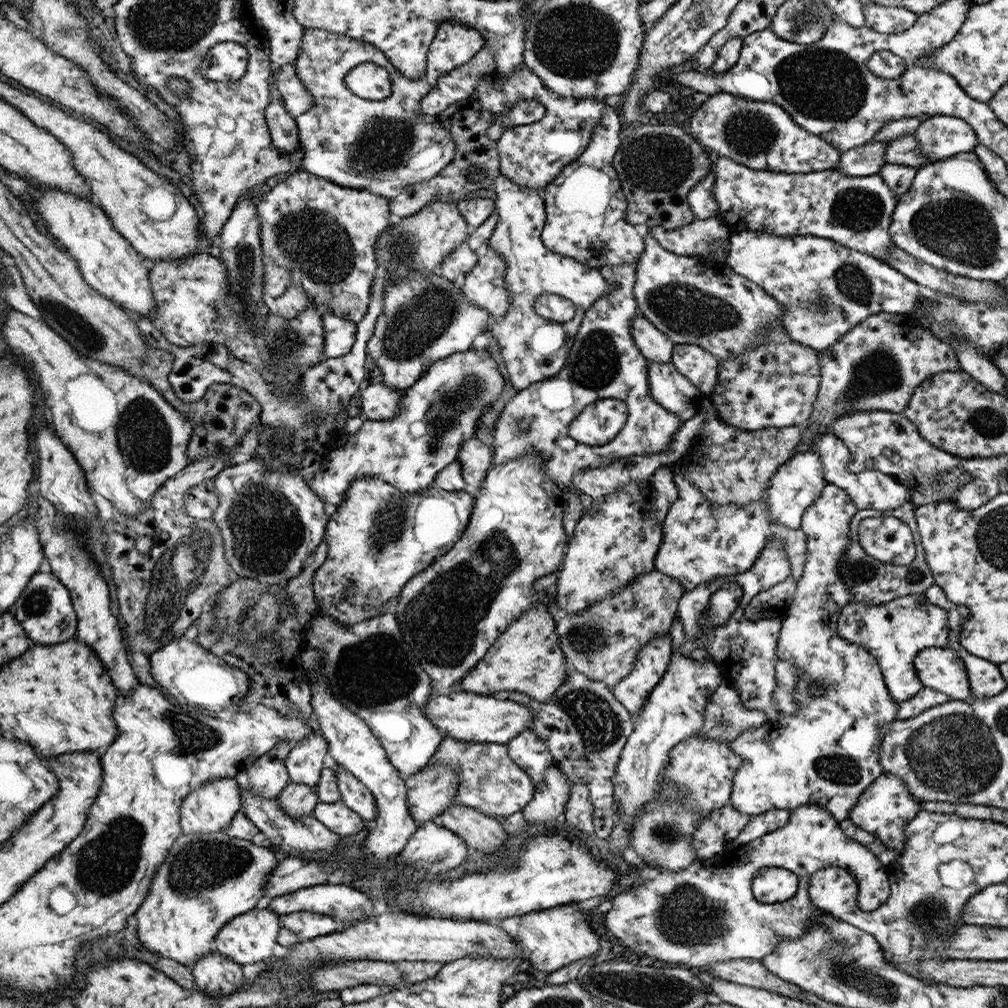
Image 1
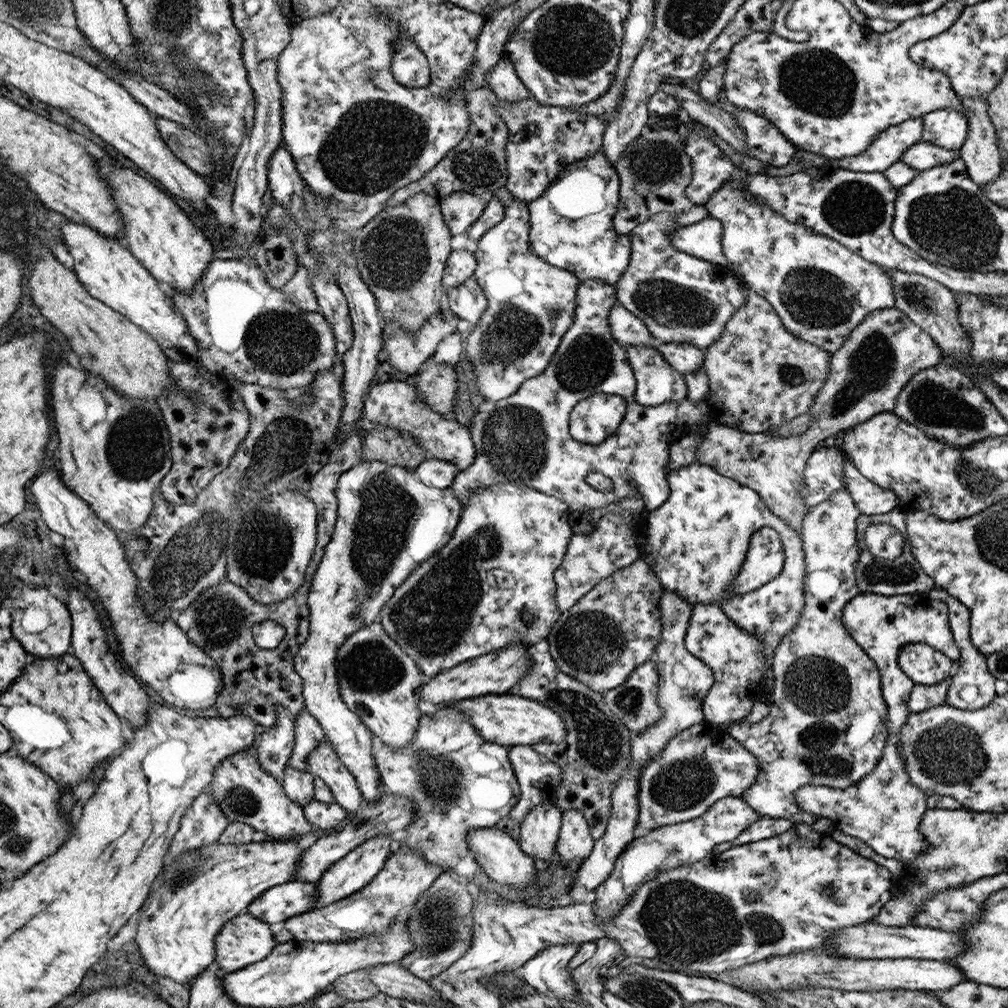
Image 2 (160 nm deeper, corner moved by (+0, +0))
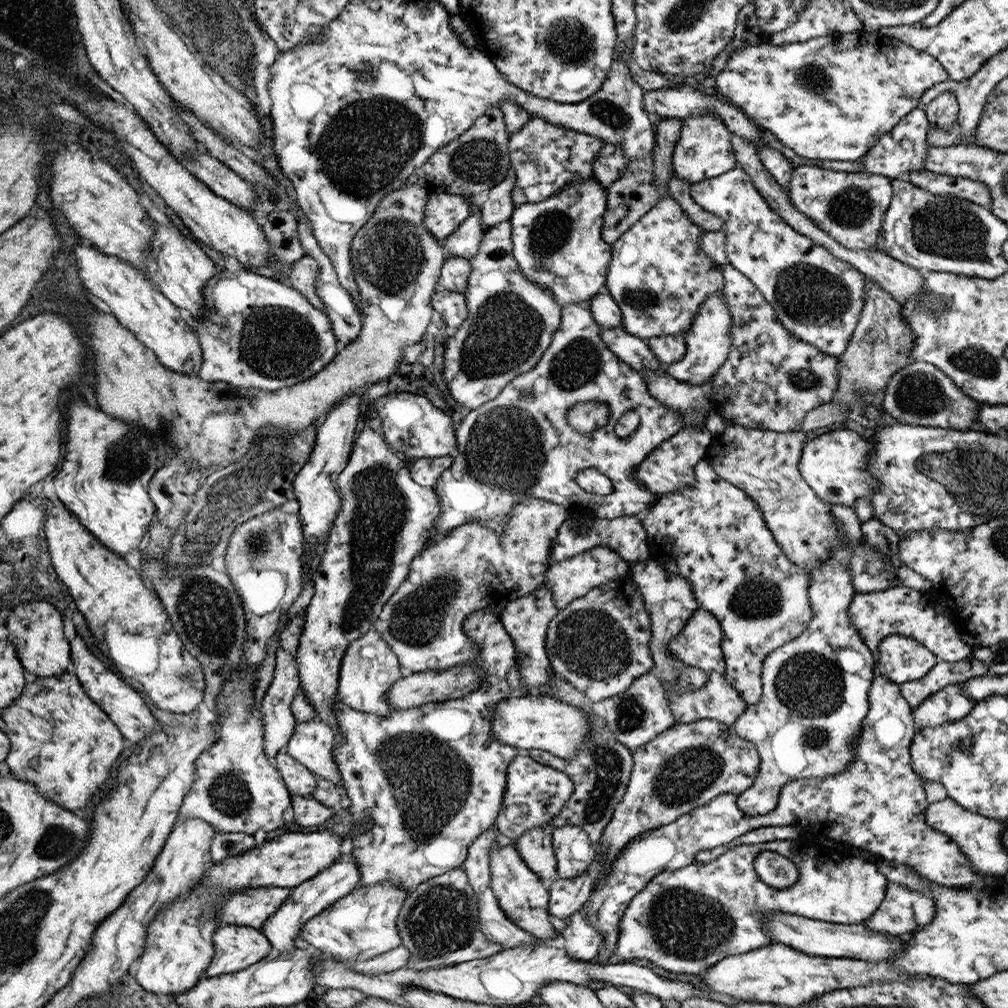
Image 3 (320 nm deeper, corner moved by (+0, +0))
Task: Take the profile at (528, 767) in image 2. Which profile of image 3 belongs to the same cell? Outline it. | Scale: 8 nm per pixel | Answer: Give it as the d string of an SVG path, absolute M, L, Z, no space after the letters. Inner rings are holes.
M519 753L516 755L514 761L510 764L510 769L507 774L507 794L504 797L503 810L495 822L495 827L504 834L514 840L514 842L521 838L522 834L531 830L535 826L541 824L551 824L553 819L562 810L562 807L570 801L570 796L574 792L573 782L559 770L552 768L546 764L536 762L532 757L526 753ZM508 806L526 806L526 818L521 824L514 824L510 818L506 817Z

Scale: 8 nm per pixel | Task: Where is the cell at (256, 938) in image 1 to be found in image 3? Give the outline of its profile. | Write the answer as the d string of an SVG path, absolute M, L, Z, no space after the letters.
M227 924L215 930L216 954L208 966L208 977L238 973L274 953L271 940L258 927Z

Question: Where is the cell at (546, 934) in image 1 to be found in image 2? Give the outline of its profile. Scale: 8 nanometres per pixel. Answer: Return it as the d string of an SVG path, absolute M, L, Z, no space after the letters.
M578 943L547 946L525 962L517 970L517 974L540 994L571 1000L578 992L569 965L580 946Z

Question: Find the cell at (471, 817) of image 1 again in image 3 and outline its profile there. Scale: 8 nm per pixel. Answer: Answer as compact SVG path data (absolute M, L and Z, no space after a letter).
M512 843L504 847L495 845L491 850L490 866L491 886L494 888L502 909L506 911L507 917L530 932L530 935L536 939L550 941L556 935L557 930L554 930L554 926L548 920L550 918L546 914L546 906L549 906L548 890L538 880L538 874L523 861L522 855L514 849Z

